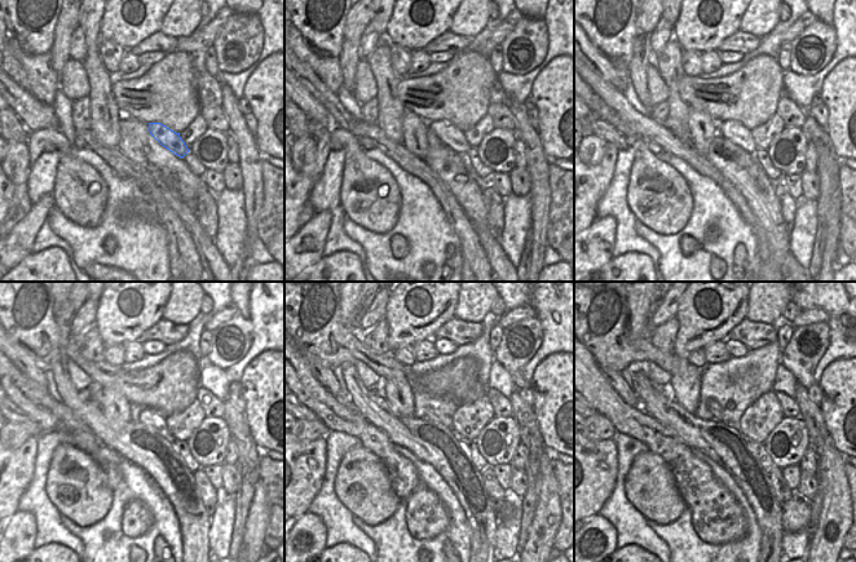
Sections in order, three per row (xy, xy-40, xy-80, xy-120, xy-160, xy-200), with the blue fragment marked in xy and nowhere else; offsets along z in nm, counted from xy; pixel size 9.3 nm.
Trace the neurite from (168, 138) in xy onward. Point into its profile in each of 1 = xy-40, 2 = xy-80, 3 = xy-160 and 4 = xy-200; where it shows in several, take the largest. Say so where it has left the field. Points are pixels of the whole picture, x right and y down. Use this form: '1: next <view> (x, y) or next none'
1: next xy-40 (453, 137)
2: next xy-80 (736, 132)
3: next xy-160 (432, 415)
4: next xy-200 (713, 406)

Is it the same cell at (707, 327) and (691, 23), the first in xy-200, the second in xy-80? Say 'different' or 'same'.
same

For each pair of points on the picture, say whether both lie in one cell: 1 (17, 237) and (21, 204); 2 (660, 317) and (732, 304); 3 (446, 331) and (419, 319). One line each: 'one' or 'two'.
1: two
2: two
3: two

